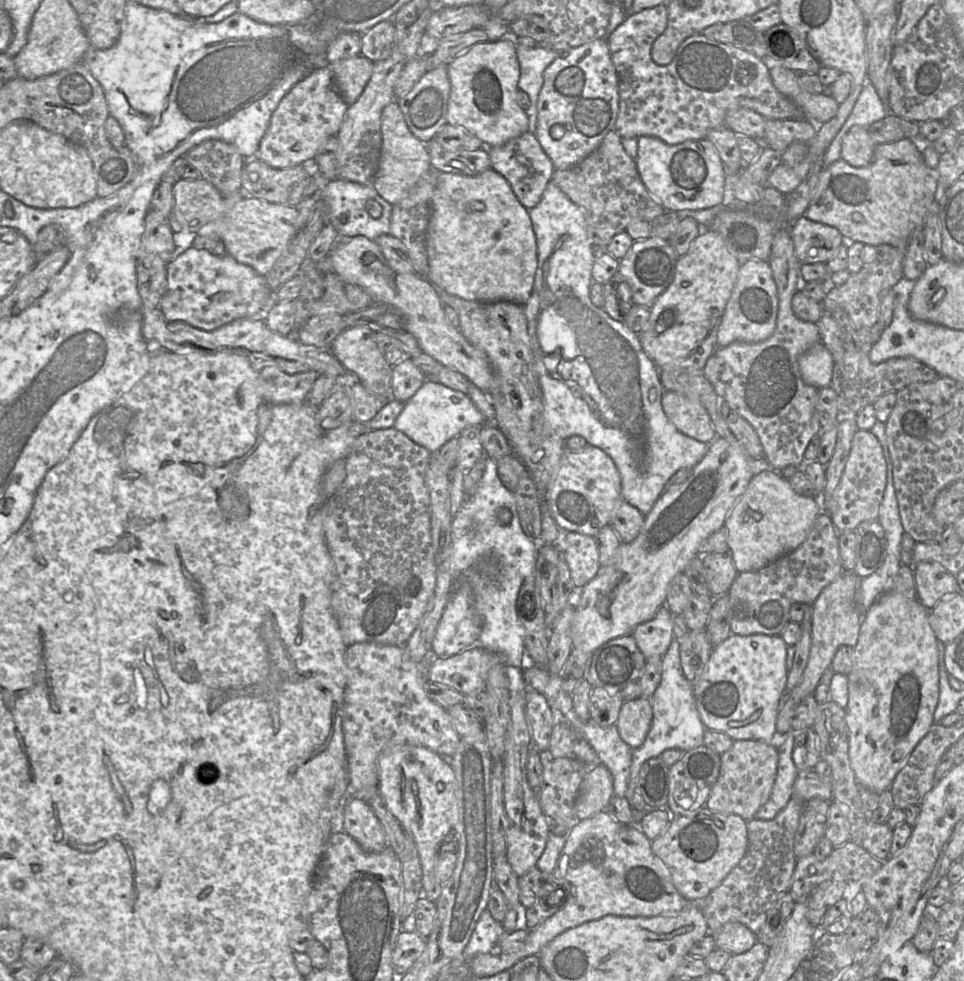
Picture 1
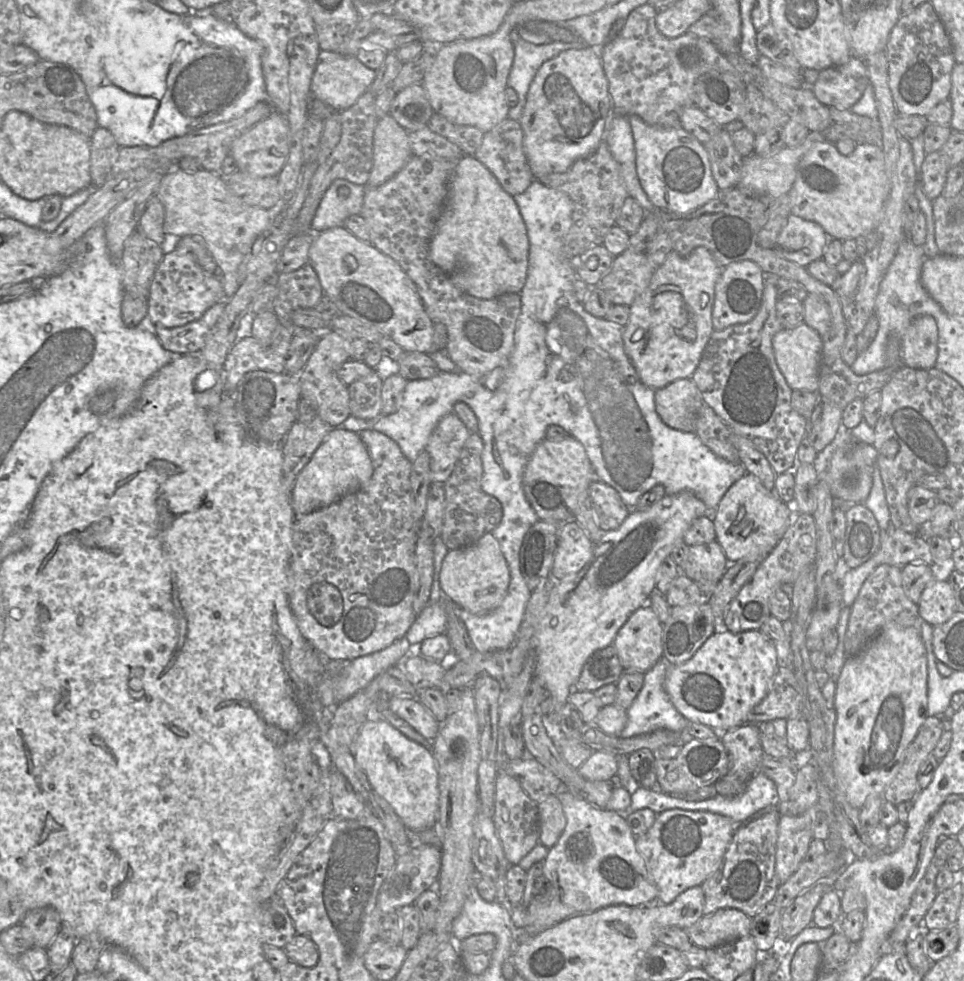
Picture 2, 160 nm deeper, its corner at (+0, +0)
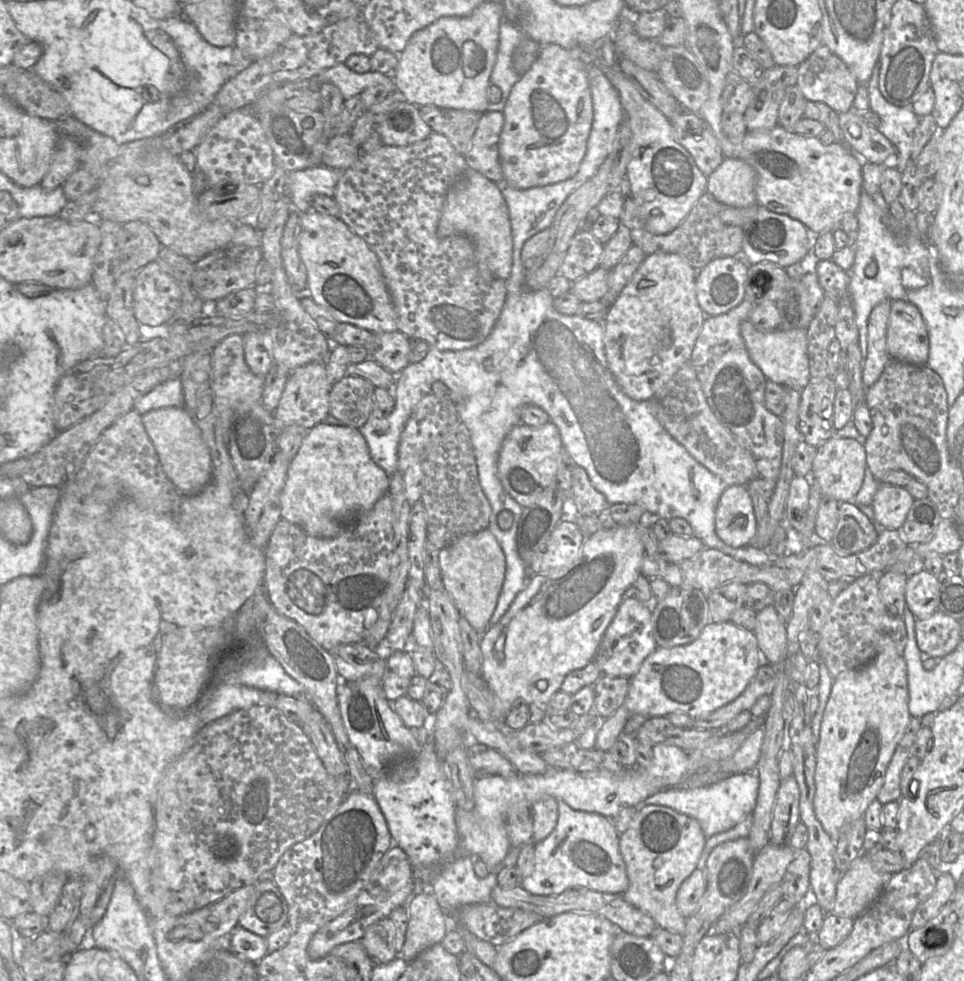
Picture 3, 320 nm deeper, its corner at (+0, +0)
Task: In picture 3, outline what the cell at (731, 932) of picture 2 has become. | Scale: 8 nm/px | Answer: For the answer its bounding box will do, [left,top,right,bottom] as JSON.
[619,805,707,935]

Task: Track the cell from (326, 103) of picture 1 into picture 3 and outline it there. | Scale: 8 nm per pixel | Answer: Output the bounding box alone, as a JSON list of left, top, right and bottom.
[194,109,276,188]

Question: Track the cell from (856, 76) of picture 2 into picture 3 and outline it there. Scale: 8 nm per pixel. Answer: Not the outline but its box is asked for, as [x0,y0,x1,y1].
[796,45,859,115]

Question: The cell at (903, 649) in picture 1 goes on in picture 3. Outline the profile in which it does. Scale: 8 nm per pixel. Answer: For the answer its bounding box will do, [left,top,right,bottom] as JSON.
[813,652,912,843]

